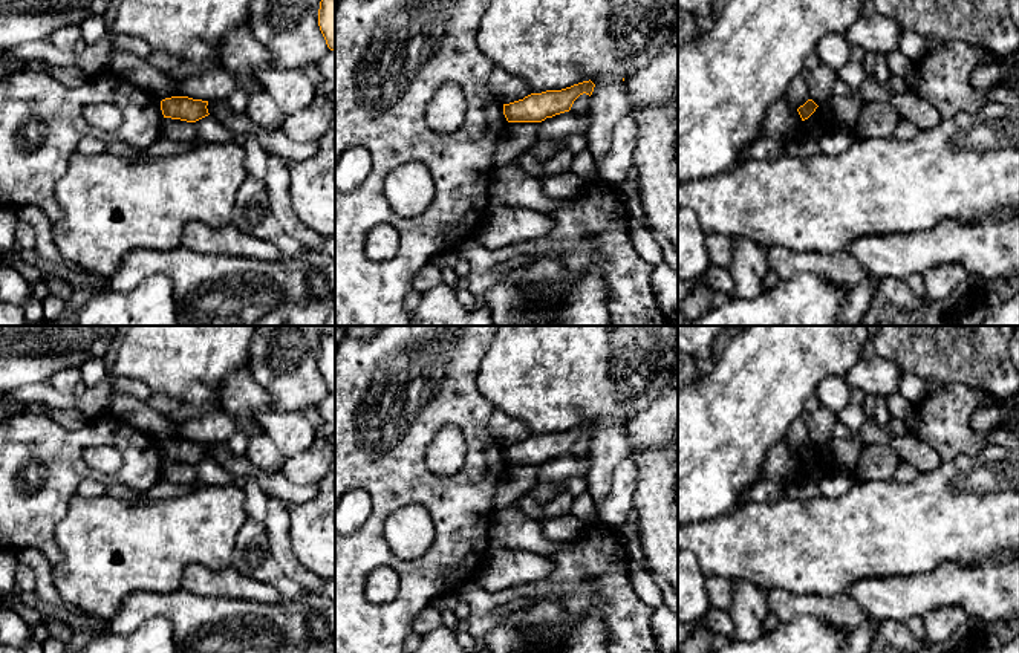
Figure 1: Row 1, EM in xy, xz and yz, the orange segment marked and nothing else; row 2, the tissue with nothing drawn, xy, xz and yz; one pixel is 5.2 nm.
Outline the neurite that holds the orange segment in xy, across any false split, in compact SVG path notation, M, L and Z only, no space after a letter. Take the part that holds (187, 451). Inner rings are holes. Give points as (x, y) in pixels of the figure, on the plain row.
M171 439L161 443L164 460L196 465L208 459L208 443L193 442L188 439Z

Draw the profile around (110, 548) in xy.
M236 483L202 485L181 497L150 502L107 494L86 499L75 492L55 528L63 558L52 566L52 583L69 607L109 621L132 592L179 590L190 564L203 564L211 570L230 567L237 534L246 520L245 491Z

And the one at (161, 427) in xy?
M112 393L107 413L150 434L159 443L182 439L177 431L177 422L171 419L171 414L156 411L145 401L132 395Z

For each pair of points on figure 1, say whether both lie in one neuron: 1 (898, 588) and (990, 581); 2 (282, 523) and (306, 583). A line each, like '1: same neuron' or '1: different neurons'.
1: same neuron
2: same neuron

